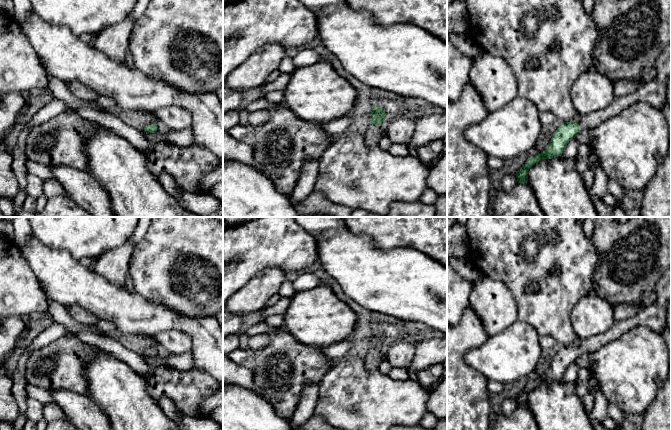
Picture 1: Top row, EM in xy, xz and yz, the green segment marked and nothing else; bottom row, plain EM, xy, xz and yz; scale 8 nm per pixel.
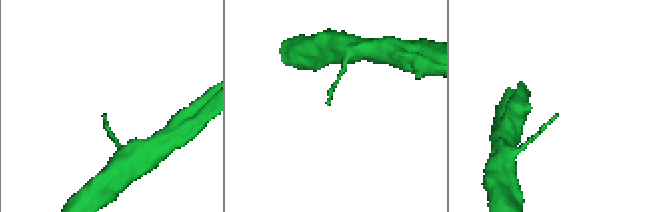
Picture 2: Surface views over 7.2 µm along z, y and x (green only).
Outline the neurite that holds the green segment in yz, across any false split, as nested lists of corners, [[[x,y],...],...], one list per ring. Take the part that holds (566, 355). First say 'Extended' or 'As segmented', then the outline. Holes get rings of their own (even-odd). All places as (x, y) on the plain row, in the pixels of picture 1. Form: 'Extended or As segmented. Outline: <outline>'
Extended. Outline: [[[671,267],[661,276],[654,292],[657,300],[650,306],[642,306],[638,314],[626,320],[615,320],[613,325],[603,334],[582,340],[579,346],[563,346],[552,359],[545,374],[527,383],[516,396],[518,407],[528,406],[529,393],[541,383],[561,380],[568,366],[575,362],[583,353],[594,353],[605,344],[620,338],[628,330],[637,326],[645,326],[662,335],[666,325],[666,310],[671,301]]]

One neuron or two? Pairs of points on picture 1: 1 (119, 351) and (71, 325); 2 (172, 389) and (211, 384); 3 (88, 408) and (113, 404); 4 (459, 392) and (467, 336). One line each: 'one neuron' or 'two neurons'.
1: one neuron
2: one neuron
3: two neurons
4: one neuron

